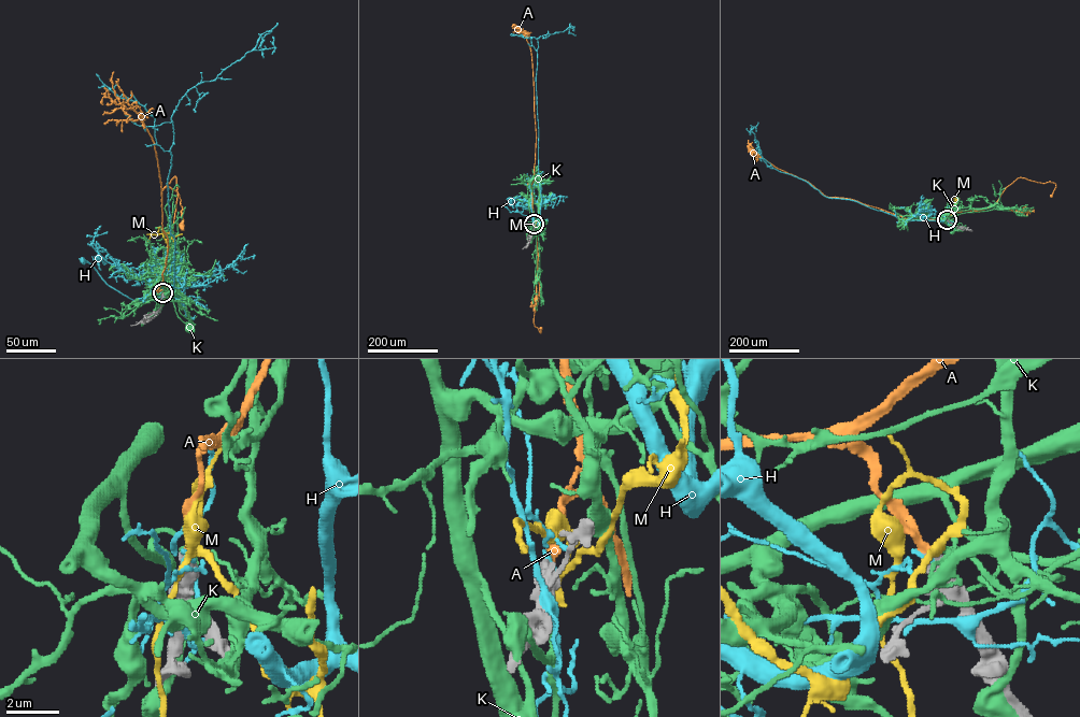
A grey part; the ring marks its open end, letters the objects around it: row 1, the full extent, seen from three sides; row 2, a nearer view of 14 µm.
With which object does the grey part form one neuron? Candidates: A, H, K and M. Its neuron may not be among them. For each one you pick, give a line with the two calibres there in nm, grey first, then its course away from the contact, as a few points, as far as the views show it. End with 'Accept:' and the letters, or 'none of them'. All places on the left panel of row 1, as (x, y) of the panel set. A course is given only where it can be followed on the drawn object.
A: 550/300 nm | via (162, 292), (173, 268), (169, 256), (178, 195), (174, 176), (161, 192), (167, 186), (179, 194), (181, 227)
Accept: A

